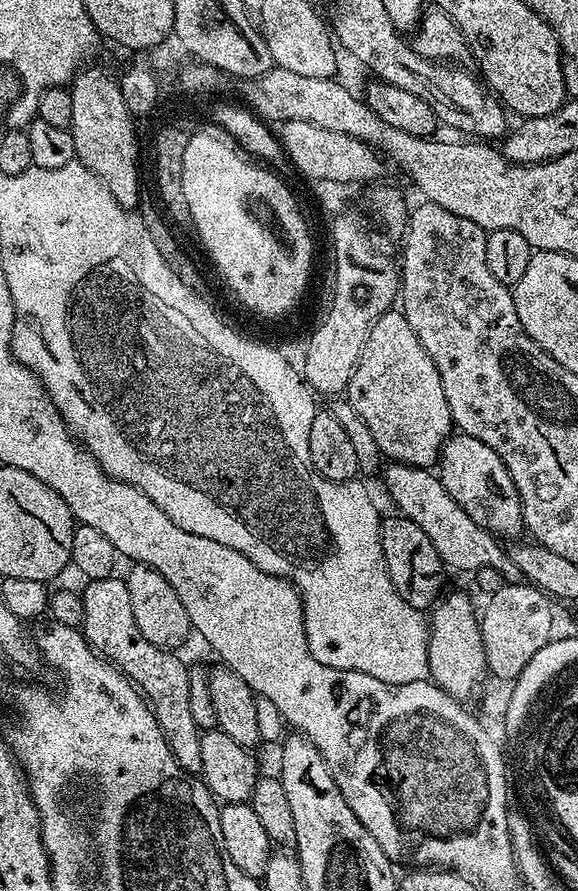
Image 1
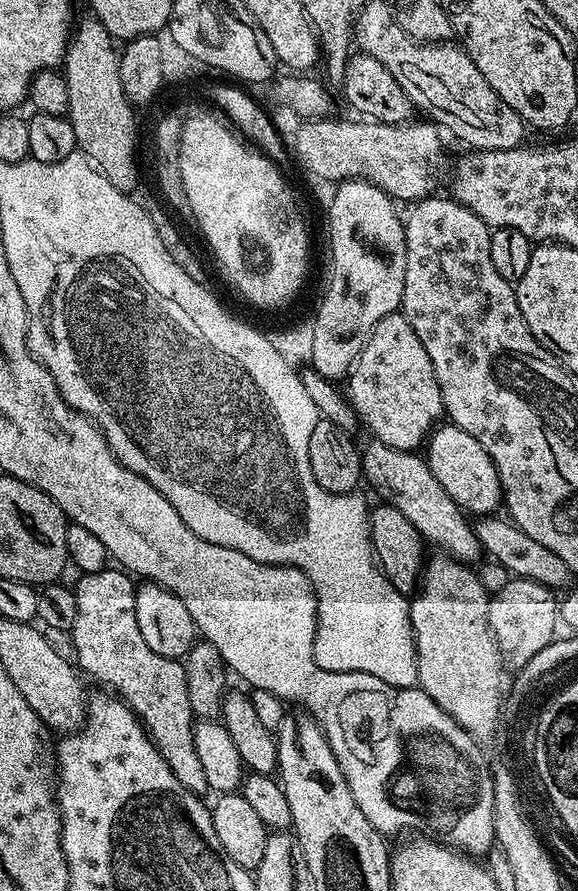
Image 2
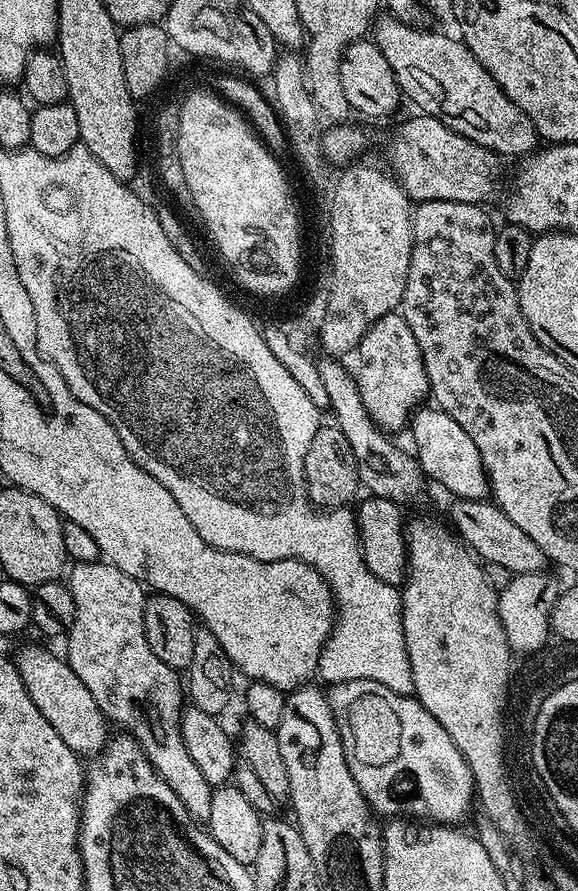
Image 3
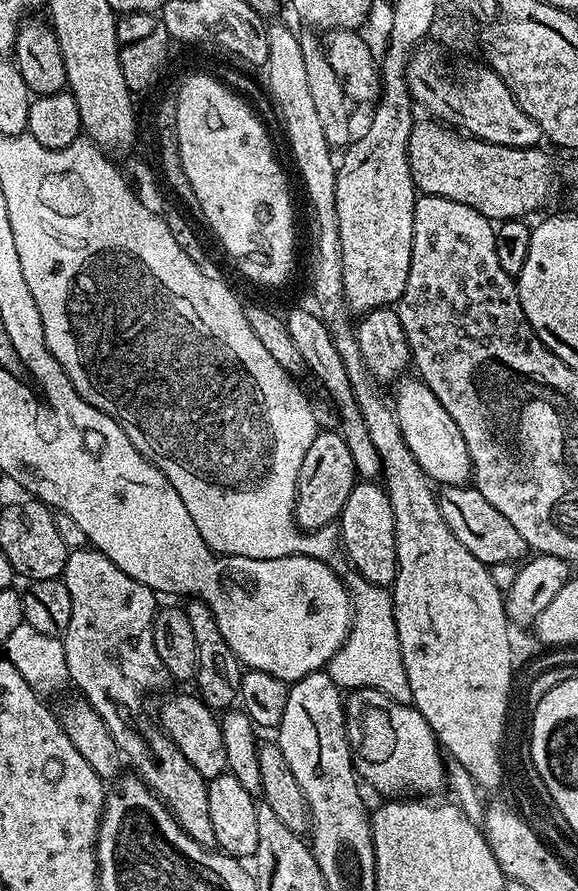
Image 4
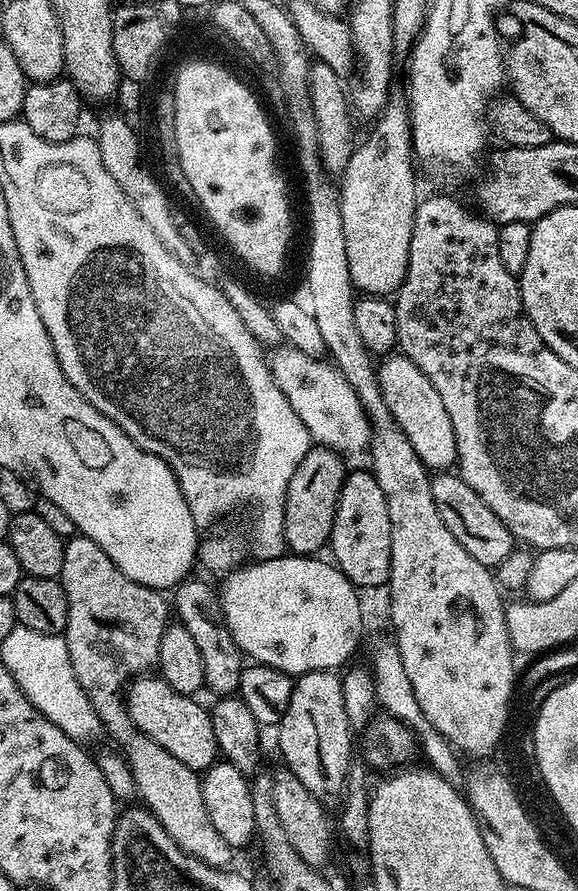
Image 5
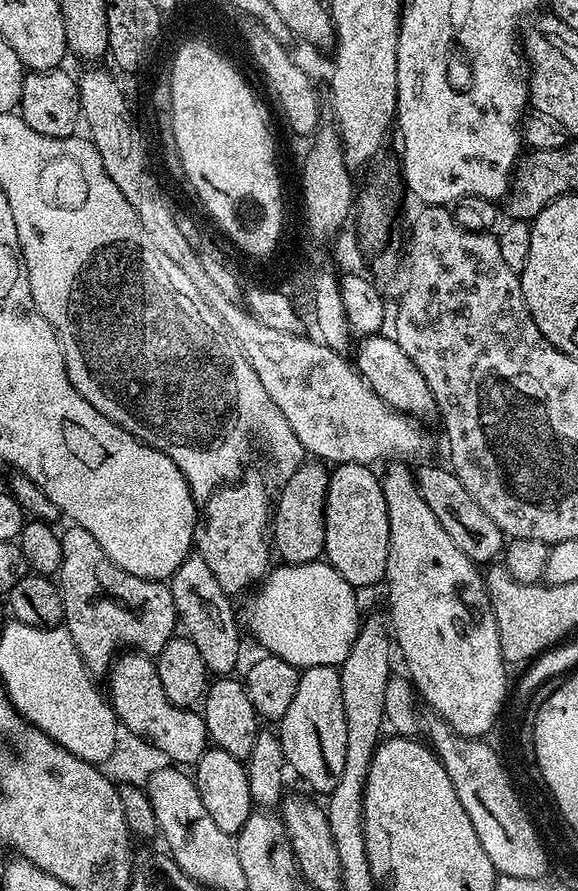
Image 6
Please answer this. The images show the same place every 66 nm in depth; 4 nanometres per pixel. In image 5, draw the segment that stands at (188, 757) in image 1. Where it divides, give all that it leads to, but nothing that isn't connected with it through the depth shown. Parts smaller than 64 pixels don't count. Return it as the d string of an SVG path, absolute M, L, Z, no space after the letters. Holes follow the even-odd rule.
M79 534L64 545L58 579L66 590L68 603L68 621L62 635L70 650L70 666L74 666L74 674L82 690L86 690L103 731L116 739L115 747L127 760L143 807L156 815L166 834L174 838L183 852L212 868L227 869L234 850L208 820L206 802L202 802L201 777L162 750L158 742L143 736L134 726L126 705L129 681L147 673L151 664L159 665L162 634L170 623L170 604L165 593L126 578L89 536Z

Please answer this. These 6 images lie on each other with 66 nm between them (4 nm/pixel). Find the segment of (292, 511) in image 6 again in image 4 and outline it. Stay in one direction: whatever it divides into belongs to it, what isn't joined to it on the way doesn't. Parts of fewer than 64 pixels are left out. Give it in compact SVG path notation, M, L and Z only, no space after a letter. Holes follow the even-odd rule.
M317 431L314 442L310 442L310 450L302 458L302 470L298 470L296 483L296 525L302 530L327 528L339 521L340 512L346 506L346 498L350 498L350 490L358 483L354 454L350 454L350 446L346 446L343 435L339 431Z

